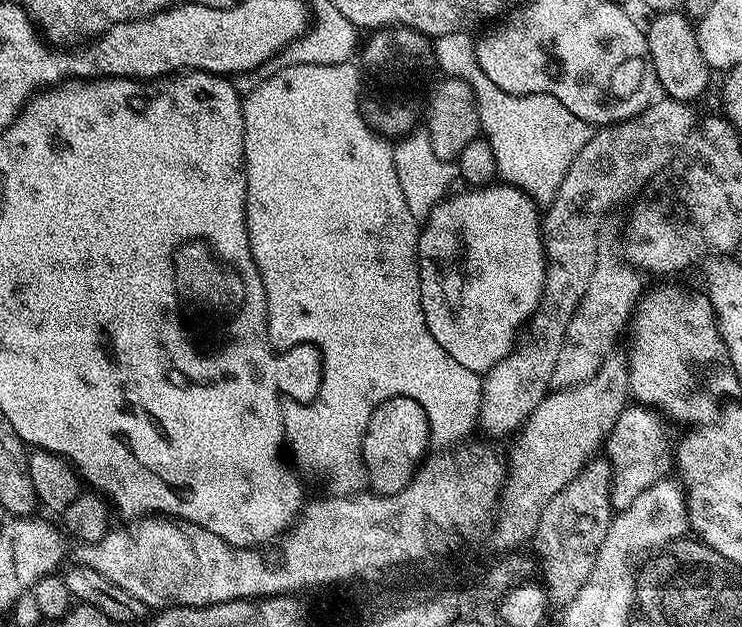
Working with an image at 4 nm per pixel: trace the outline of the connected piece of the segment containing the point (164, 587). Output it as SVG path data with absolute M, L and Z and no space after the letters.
M153 514L131 521L129 528L113 527L96 544L83 545L79 550L79 563L98 570L114 586L122 586L126 594L134 594L145 609L159 610L178 606L206 606L227 600L247 600L256 598L256 555L261 552L255 548L233 548L218 534L198 527L197 524L181 522L175 518Z

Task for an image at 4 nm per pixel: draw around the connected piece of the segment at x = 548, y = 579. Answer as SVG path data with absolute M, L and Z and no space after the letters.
M593 458L585 464L584 468L572 478L569 484L556 489L555 494L546 502L538 521L538 528L534 537L536 548L544 559L540 568L544 571L543 587L548 593L548 599L553 605L567 606L582 589L595 565L599 546L606 537L607 528L612 522L614 509L612 506L613 466L607 459Z

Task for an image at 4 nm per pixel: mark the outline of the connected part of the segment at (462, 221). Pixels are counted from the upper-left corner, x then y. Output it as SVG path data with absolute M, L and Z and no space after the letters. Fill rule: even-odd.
M493 182L487 186L472 186L468 192L460 192L449 195L434 206L434 210L423 221L420 229L420 241L416 251L416 261L420 267L420 293L422 294L422 310L426 314L426 322L430 334L454 358L454 362L465 366L466 369L477 374L487 373L498 362L511 355L515 344L518 330L531 319L533 313L538 309L541 295L544 293L545 278L547 276L547 260L544 256L544 241L542 229L542 216L534 199L516 187L515 184L507 182Z

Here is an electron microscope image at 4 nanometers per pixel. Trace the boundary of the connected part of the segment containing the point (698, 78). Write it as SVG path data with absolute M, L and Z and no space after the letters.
M683 11L658 12L646 24L648 38L648 59L650 72L660 83L665 97L670 100L694 102L708 88L710 69L706 58L702 58L700 43L696 37L693 21Z

